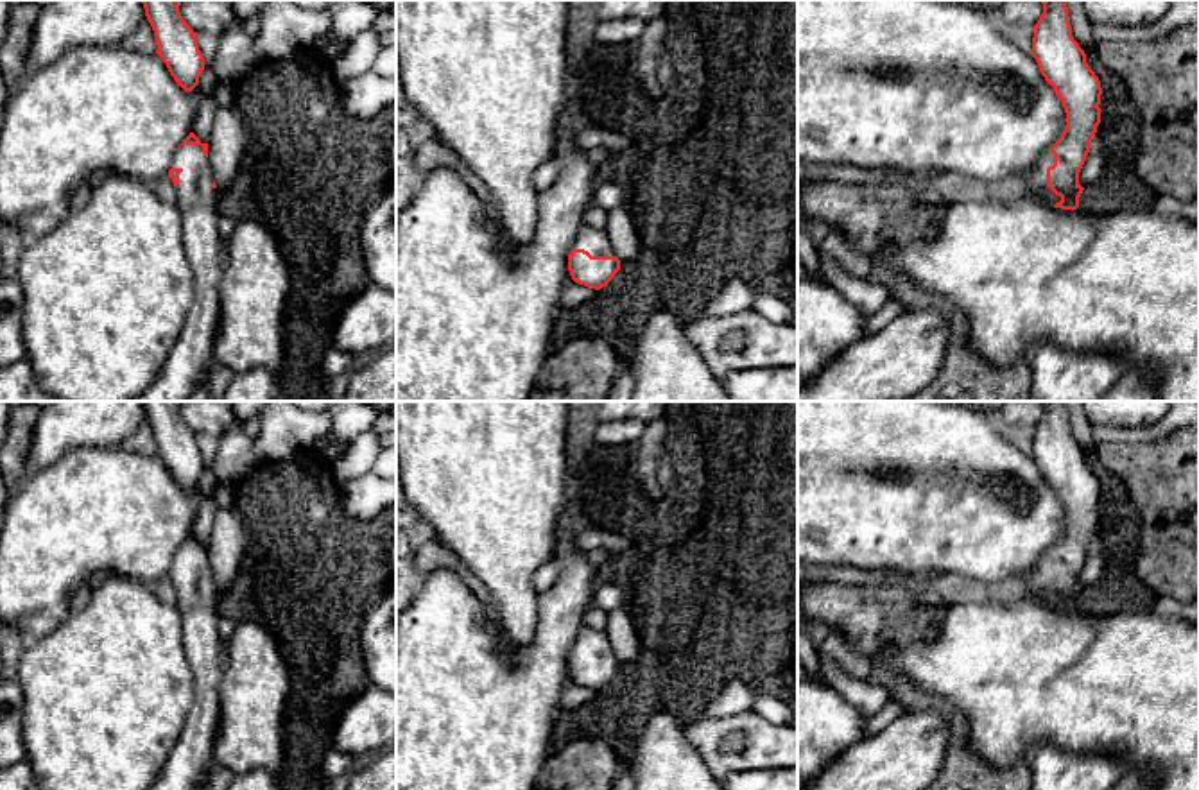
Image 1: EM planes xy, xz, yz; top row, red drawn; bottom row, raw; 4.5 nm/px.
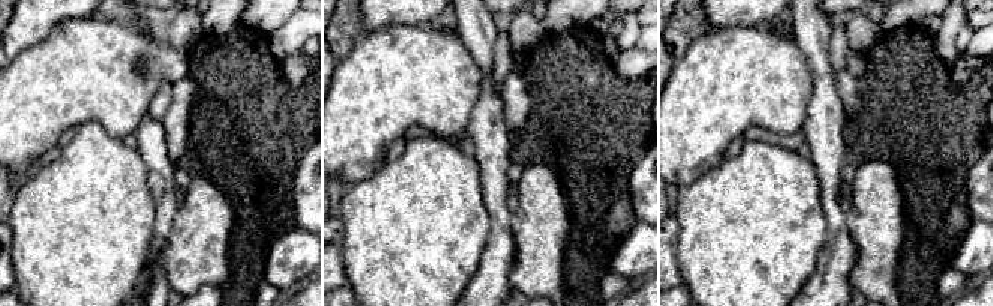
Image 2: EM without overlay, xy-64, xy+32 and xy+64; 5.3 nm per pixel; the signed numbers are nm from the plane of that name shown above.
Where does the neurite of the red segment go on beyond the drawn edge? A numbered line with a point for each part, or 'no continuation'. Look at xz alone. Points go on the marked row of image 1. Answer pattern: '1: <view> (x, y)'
1: xz (594, 240)

